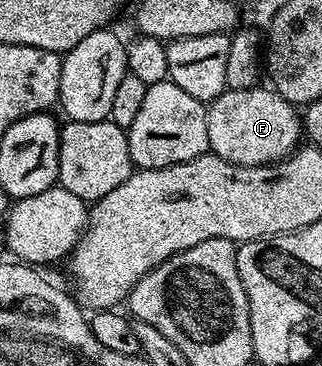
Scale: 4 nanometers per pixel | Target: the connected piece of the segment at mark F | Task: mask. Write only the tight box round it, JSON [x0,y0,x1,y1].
[205,86,303,166]

